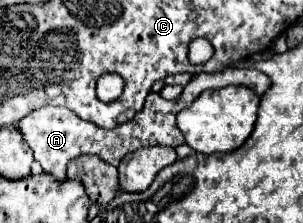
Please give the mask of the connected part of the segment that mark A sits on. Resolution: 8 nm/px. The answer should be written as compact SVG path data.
M224 70L224 72L216 72L216 74L196 74L188 86L184 88L184 92L180 94L180 98L176 100L164 100L160 94L148 94L148 100L144 104L144 108L132 118L128 120L128 124L120 124L120 128L114 130L102 130L92 122L80 120L72 110L68 108L56 108L56 106L44 106L34 110L32 114L28 114L24 120L20 120L20 132L26 138L28 146L34 152L34 160L38 160L44 168L44 172L56 176L58 180L66 178L66 164L68 160L74 160L76 156L82 154L96 154L102 160L106 160L112 166L118 166L122 156L126 156L128 152L134 152L138 148L144 146L170 146L176 148L180 144L184 144L184 136L176 126L176 114L184 108L188 108L204 90L208 88L224 88L230 84L238 84L238 86L246 86L250 90L254 90L258 96L262 96L268 88L270 88L270 78L260 72L260 70Z

